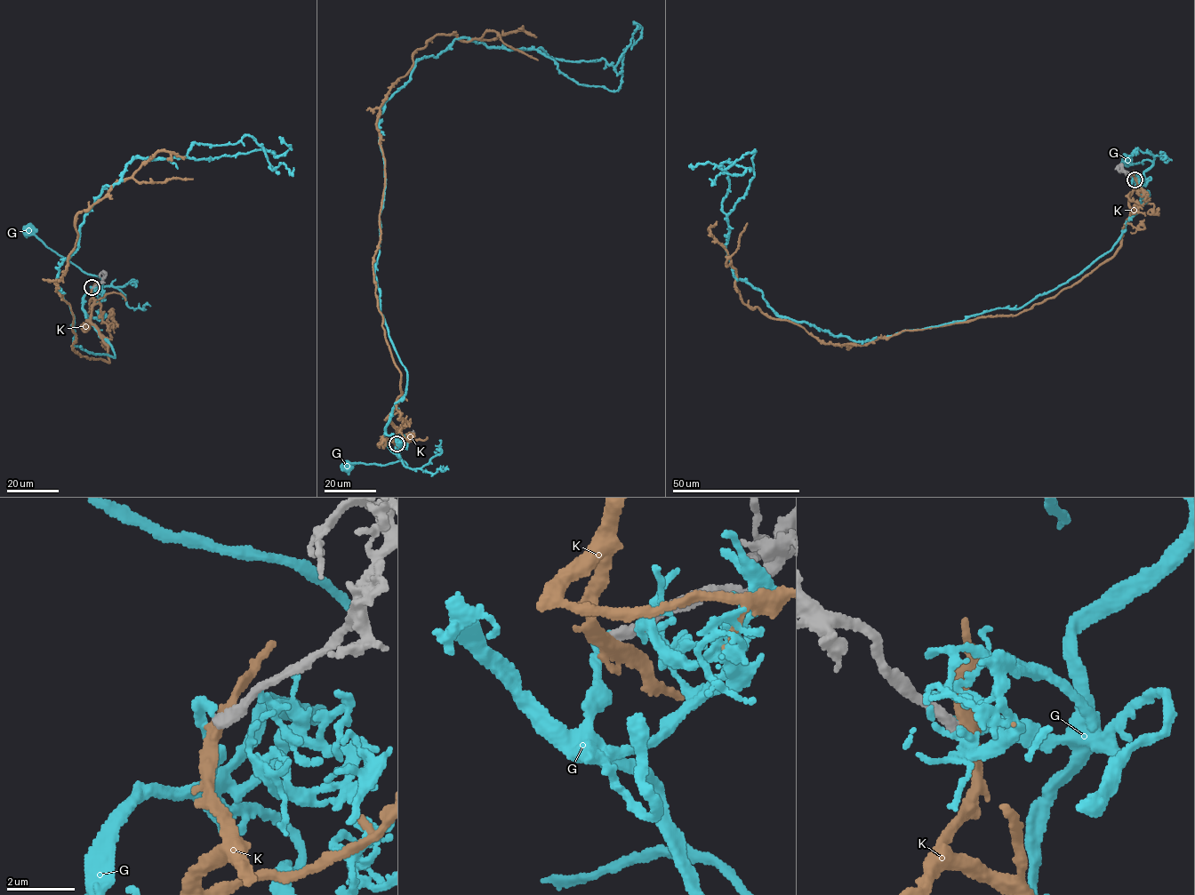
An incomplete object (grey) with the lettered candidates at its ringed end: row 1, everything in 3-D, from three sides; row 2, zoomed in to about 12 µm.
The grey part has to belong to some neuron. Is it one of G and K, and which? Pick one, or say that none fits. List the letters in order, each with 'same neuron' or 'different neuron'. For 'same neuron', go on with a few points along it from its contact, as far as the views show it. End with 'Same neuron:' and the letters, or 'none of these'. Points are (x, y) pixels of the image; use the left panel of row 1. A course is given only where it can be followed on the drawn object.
G: same neuron | via (92, 287), (92, 291), (94, 287), (102, 285), (101, 279), (83, 272), (28, 230)
K: different neuron
Same neuron: G

